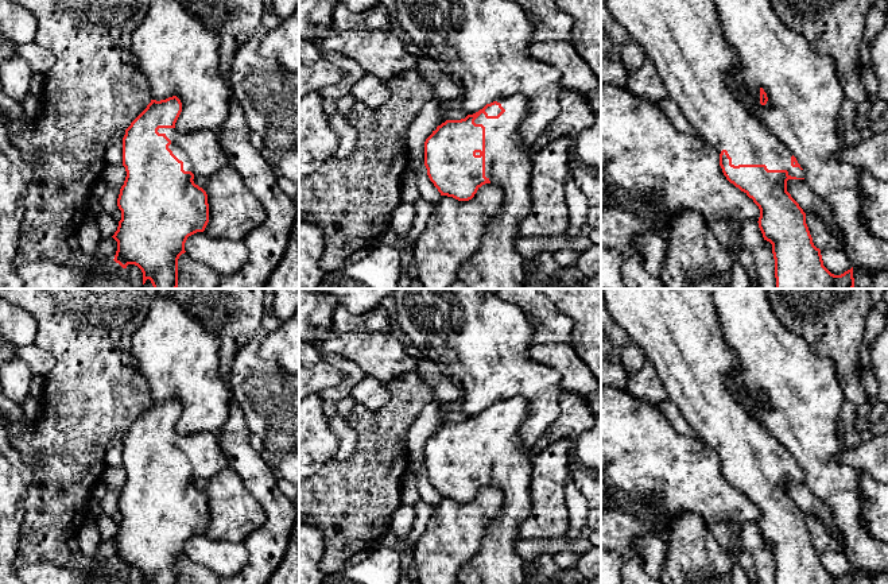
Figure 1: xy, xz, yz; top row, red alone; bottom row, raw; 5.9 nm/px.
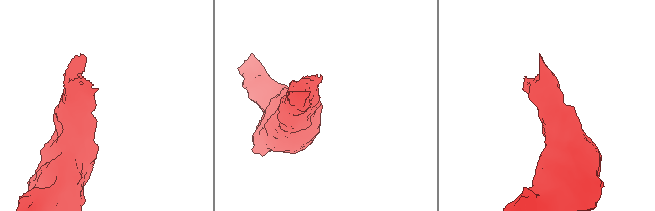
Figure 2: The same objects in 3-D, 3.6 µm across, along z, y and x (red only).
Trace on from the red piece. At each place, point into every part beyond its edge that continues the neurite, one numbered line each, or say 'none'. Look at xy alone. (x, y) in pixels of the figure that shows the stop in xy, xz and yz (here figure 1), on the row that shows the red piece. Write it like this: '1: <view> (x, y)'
1: xy (201, 153)

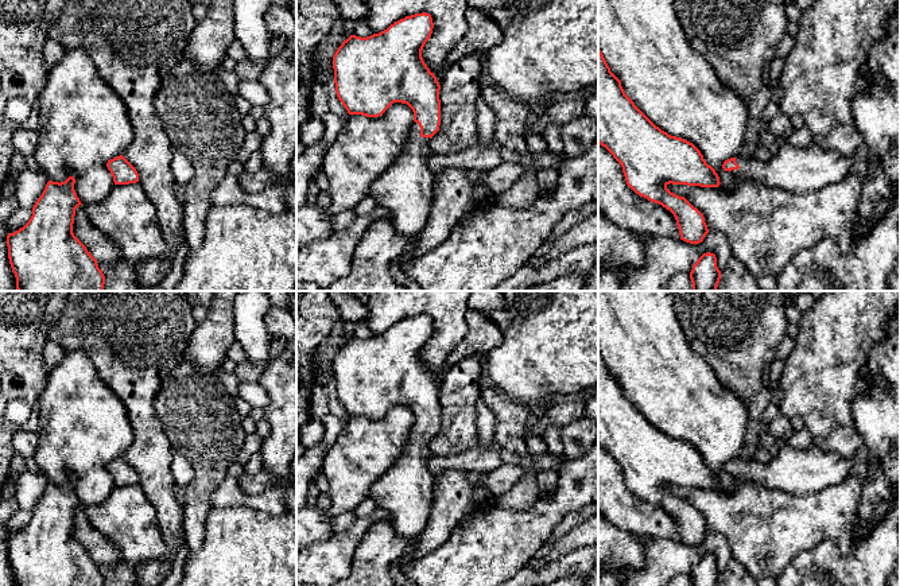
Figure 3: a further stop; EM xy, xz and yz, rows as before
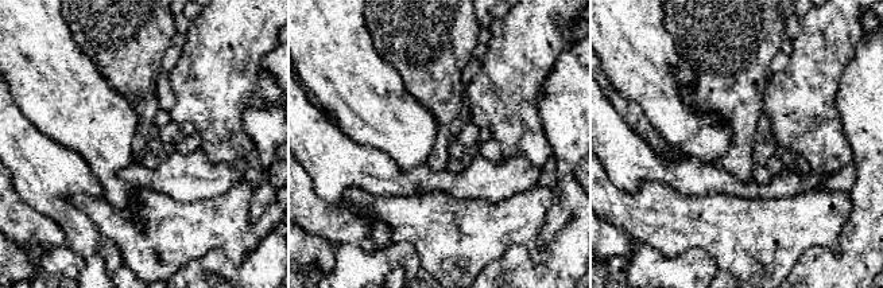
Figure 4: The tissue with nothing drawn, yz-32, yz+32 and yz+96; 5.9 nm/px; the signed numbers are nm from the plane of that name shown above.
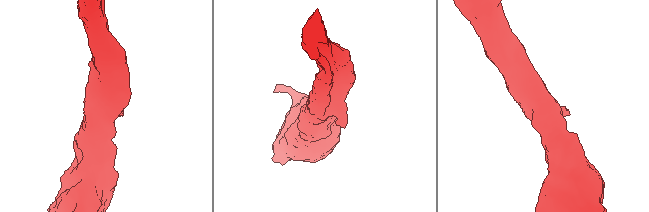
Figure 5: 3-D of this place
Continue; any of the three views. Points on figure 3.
1: xz (406, 189)

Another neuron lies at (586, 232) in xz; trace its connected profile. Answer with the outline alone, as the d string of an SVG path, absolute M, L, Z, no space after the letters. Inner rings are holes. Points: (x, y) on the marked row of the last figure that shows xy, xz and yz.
M598 210L579 222L577 226L559 236L551 251L542 257L532 259L529 267L538 269L560 255L567 253L578 247L591 244L598 240Z

